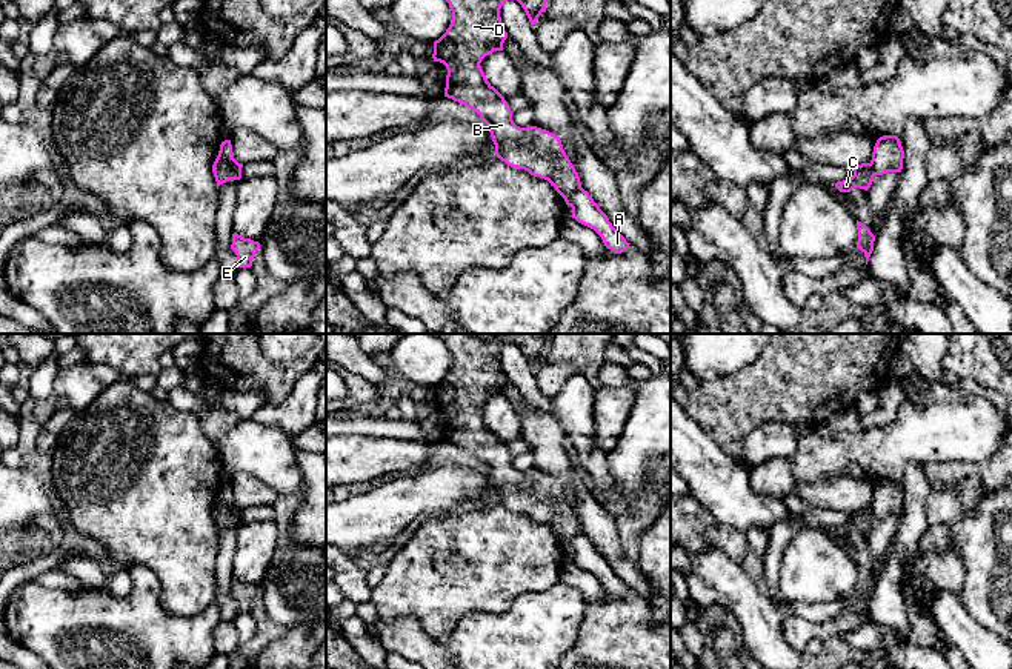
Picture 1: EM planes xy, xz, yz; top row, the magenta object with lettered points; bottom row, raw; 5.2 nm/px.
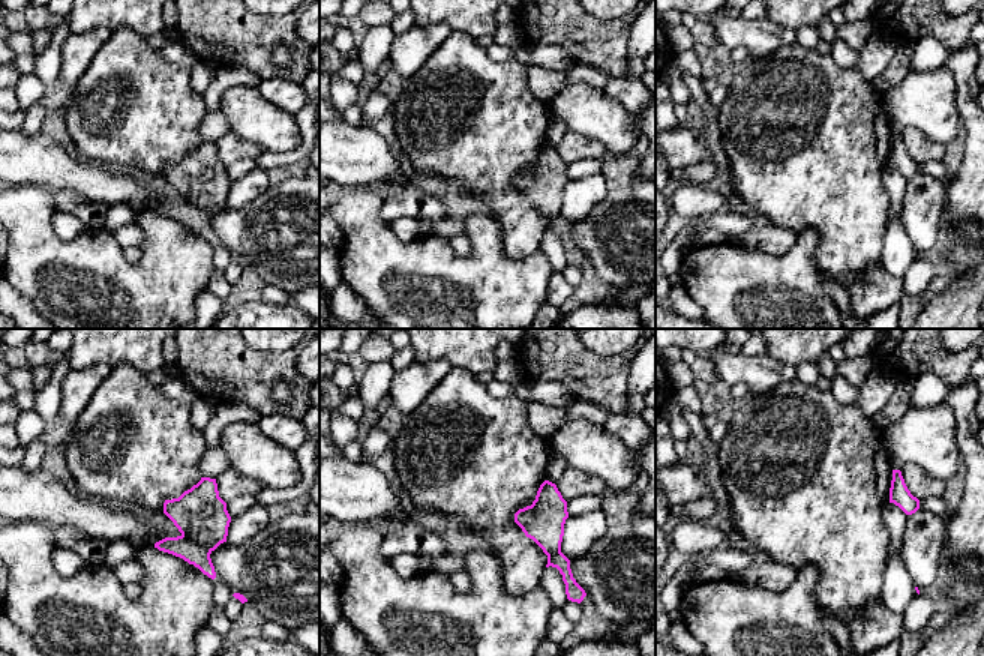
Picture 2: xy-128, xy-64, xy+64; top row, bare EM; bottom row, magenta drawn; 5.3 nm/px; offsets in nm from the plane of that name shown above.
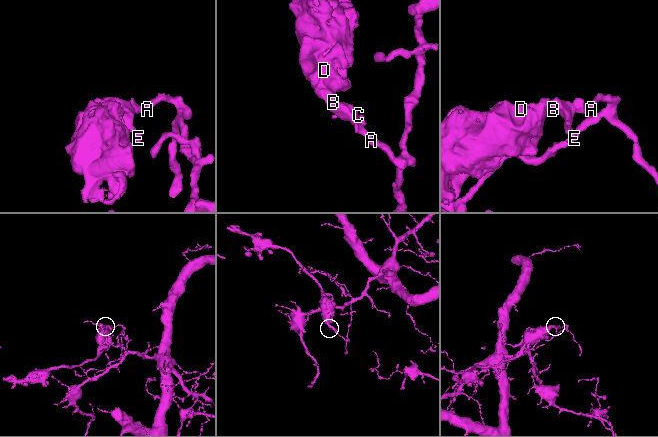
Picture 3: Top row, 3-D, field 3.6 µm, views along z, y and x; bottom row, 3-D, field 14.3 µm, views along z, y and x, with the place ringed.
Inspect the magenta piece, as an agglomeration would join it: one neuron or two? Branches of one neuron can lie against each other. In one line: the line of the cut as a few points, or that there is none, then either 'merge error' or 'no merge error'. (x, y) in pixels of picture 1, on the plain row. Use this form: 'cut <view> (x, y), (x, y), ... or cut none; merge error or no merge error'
cut xy (219, 497), (237, 523); merge error

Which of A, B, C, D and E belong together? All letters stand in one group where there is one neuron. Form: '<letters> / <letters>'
A / B C D E

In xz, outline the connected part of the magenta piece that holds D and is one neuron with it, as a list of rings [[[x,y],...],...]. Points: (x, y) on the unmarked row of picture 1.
[[[435,334],[446,343],[452,355],[452,366],[446,377],[434,386],[434,406],[446,411],[444,441],[452,443],[477,457],[489,472],[495,489],[495,500],[508,511],[524,514],[534,521],[548,524],[563,541],[581,532],[578,517],[568,503],[558,480],[537,472],[520,472],[512,464],[512,455],[504,441],[488,426],[480,408],[494,395],[503,395],[508,377],[503,372],[500,354],[506,344],[517,344],[529,366],[537,368],[546,354],[541,334],[501,334],[497,338],[475,338],[472,334]]]

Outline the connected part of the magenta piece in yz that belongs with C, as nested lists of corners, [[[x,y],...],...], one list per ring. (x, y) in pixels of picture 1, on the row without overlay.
[[[861,508],[854,511],[854,520],[847,524],[837,526],[835,532],[840,537],[851,537],[854,532],[867,535],[874,524],[874,515],[871,508]]]

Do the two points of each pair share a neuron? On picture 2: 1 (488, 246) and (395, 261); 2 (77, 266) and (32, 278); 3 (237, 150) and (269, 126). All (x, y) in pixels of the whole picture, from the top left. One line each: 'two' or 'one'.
1: one
2: one
3: two

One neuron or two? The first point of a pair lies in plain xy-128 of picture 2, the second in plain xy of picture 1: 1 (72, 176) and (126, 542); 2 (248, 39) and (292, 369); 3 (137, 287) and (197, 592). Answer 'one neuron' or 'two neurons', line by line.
1: two neurons
2: one neuron
3: two neurons

